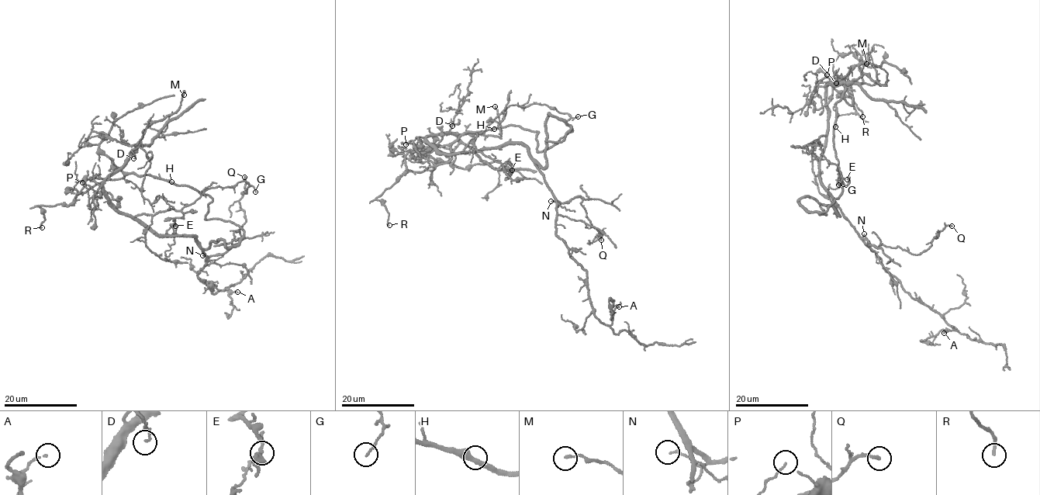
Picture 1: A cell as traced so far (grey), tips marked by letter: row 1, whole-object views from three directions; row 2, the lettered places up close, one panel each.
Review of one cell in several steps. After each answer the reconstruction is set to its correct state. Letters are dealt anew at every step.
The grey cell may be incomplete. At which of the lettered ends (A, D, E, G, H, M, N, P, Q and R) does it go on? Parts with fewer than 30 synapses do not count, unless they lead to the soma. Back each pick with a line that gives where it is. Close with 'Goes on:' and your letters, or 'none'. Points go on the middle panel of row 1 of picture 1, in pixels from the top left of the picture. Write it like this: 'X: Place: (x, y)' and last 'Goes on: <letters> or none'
Goes on: none

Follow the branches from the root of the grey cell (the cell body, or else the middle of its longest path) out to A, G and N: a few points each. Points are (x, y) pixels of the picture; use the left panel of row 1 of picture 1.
A: (197, 238), (196, 244), (207, 260), (197, 277), (215, 285), (211, 292), (226, 288), (230, 292), (237, 292)
G: (197, 238), (155, 235), (135, 216), (181, 210), (199, 199), (206, 188), (232, 187), (240, 181), (255, 192)
N: (197, 238), (196, 244), (203, 250), (203, 254), (205, 257), (209, 256), (202, 255)

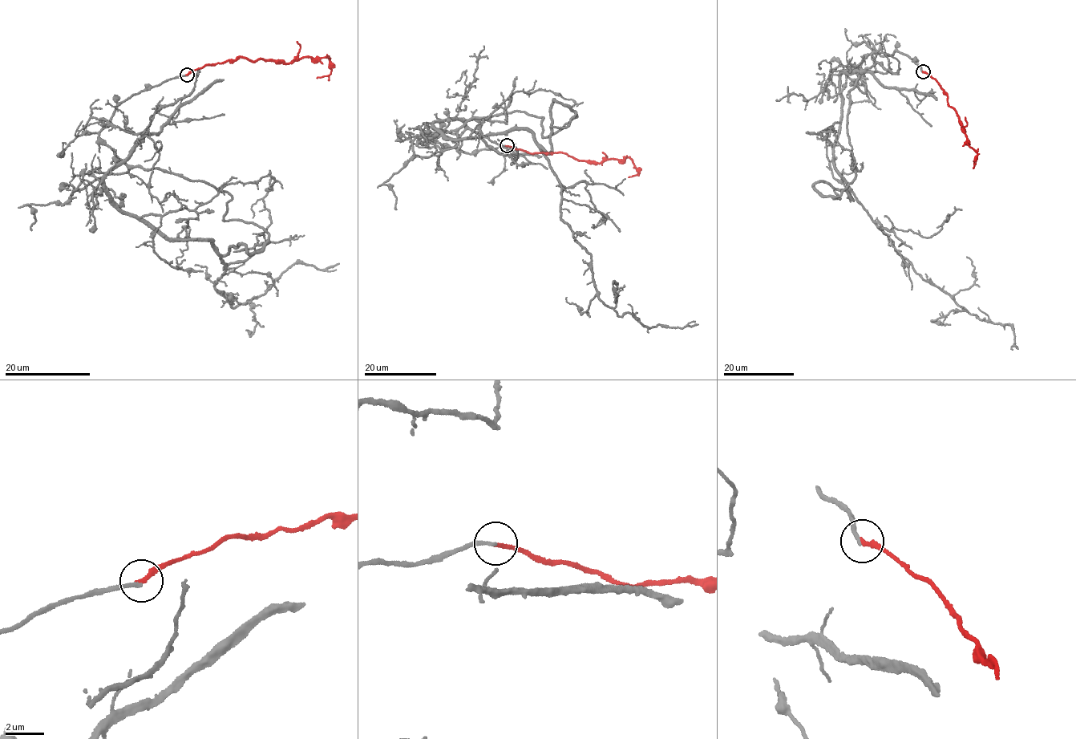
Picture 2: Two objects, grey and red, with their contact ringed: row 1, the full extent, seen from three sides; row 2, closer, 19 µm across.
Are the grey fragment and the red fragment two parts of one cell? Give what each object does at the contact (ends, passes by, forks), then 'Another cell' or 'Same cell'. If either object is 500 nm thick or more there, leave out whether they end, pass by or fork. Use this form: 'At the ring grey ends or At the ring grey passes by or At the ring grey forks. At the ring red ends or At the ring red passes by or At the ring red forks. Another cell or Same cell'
At the ring grey ends. At the ring red ends. Same cell

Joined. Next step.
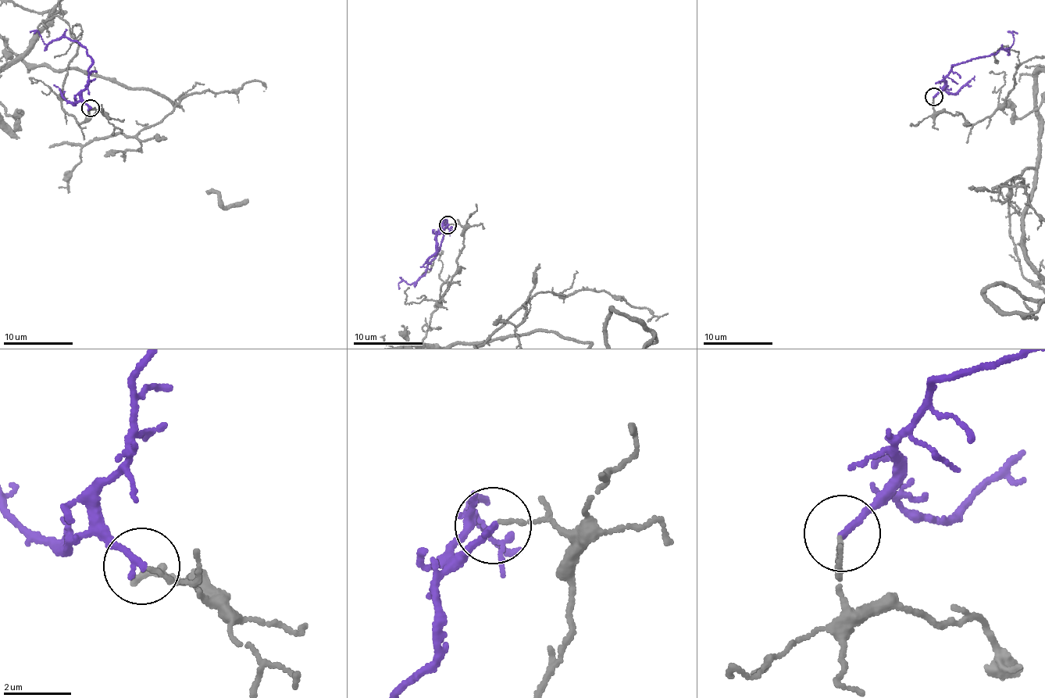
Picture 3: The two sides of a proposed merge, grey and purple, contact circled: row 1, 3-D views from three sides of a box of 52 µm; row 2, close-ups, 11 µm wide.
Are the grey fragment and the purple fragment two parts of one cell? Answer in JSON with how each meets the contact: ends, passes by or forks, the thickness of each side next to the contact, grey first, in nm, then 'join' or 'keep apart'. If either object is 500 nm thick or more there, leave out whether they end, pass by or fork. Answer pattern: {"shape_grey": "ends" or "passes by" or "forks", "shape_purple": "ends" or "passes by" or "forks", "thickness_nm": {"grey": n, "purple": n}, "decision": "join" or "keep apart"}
{"shape_grey": "ends", "shape_purple": "ends", "thickness_nm": {"grey": 110, "purple": 200}, "decision": "keep apart"}

